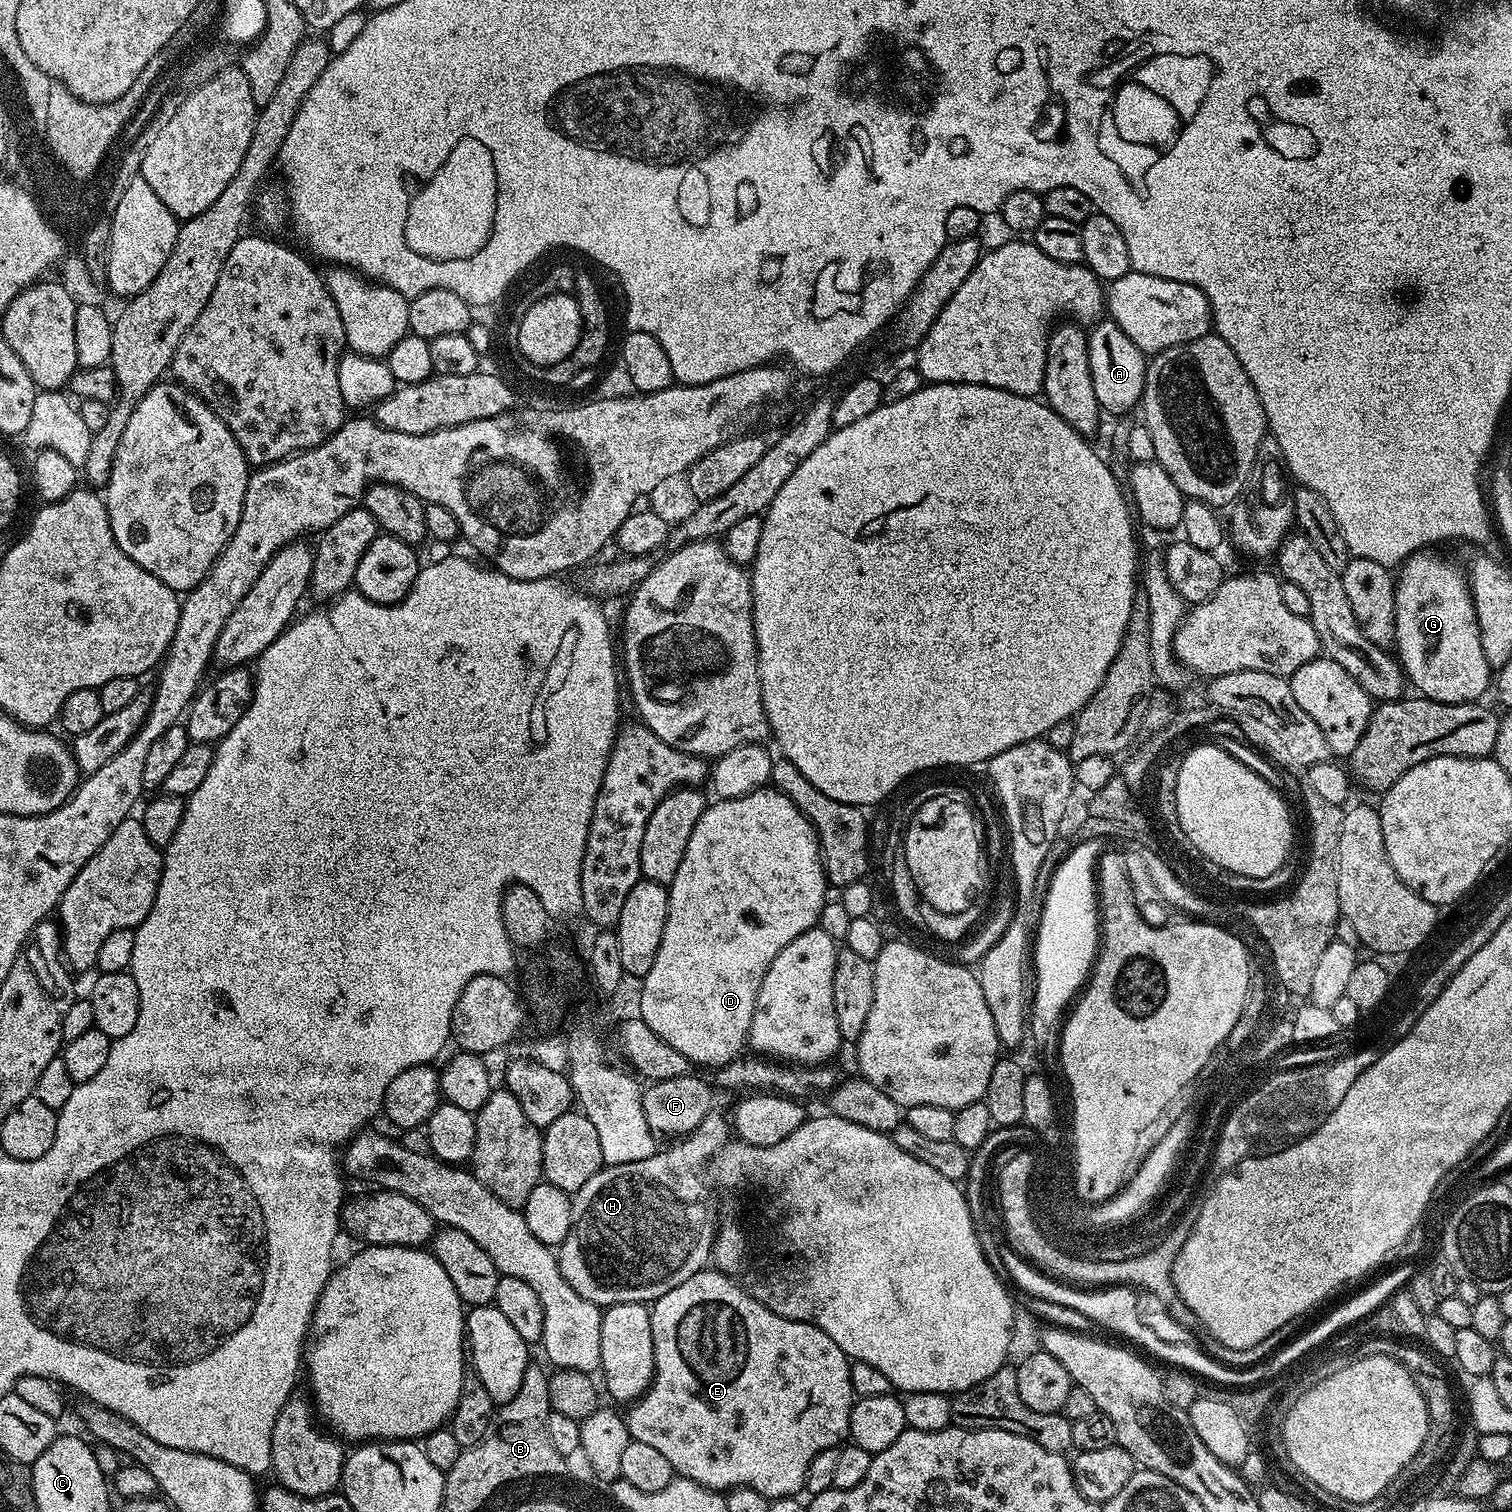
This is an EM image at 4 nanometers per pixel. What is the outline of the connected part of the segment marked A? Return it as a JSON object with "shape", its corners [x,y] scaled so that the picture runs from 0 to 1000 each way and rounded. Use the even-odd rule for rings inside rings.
{"shape":[[[734,210],[727,212],[719,220],[721,234],[721,250],[724,253],[724,263],[726,263],[728,271],[735,276],[748,272],[756,265],[757,251],[759,247],[759,238],[741,216]]]}

